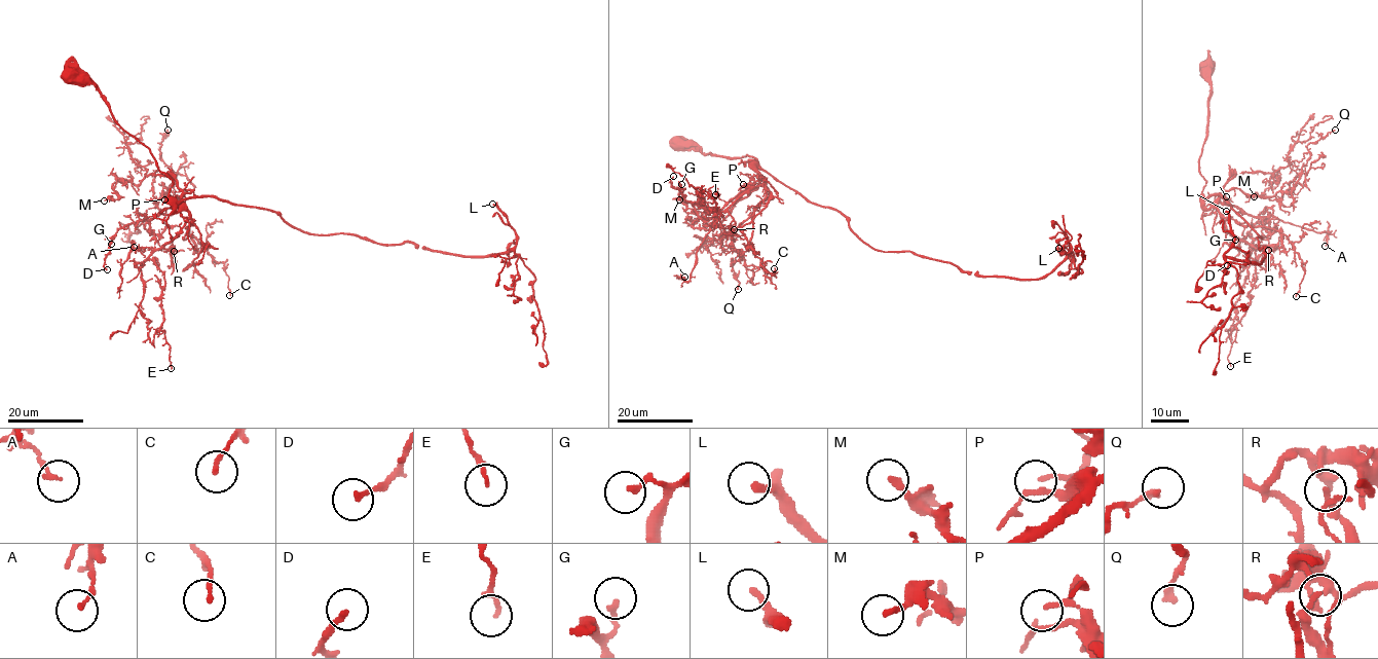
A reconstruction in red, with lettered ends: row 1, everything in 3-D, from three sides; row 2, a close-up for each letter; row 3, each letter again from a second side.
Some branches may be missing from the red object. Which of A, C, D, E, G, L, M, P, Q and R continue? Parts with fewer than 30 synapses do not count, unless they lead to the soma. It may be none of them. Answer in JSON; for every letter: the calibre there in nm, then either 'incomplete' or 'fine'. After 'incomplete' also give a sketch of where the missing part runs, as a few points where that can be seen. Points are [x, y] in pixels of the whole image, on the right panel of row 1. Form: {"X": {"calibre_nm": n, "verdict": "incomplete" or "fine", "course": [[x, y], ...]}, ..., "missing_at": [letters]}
{"A": {"calibre_nm": 170, "verdict": "fine"}, "C": {"calibre_nm": 170, "verdict": "fine"}, "D": {"calibre_nm": 180, "verdict": "fine"}, "E": {"calibre_nm": 130, "verdict": "fine"}, "G": {"calibre_nm": 200, "verdict": "fine"}, "L": {"calibre_nm": 240, "verdict": "fine"}, "M": {"calibre_nm": 200, "verdict": "fine"}, "P": {"calibre_nm": 110, "verdict": "fine"}, "Q": {"calibre_nm": 200, "verdict": "fine"}, "R": {"calibre_nm": 220, "verdict": "fine"}, "missing_at": []}

